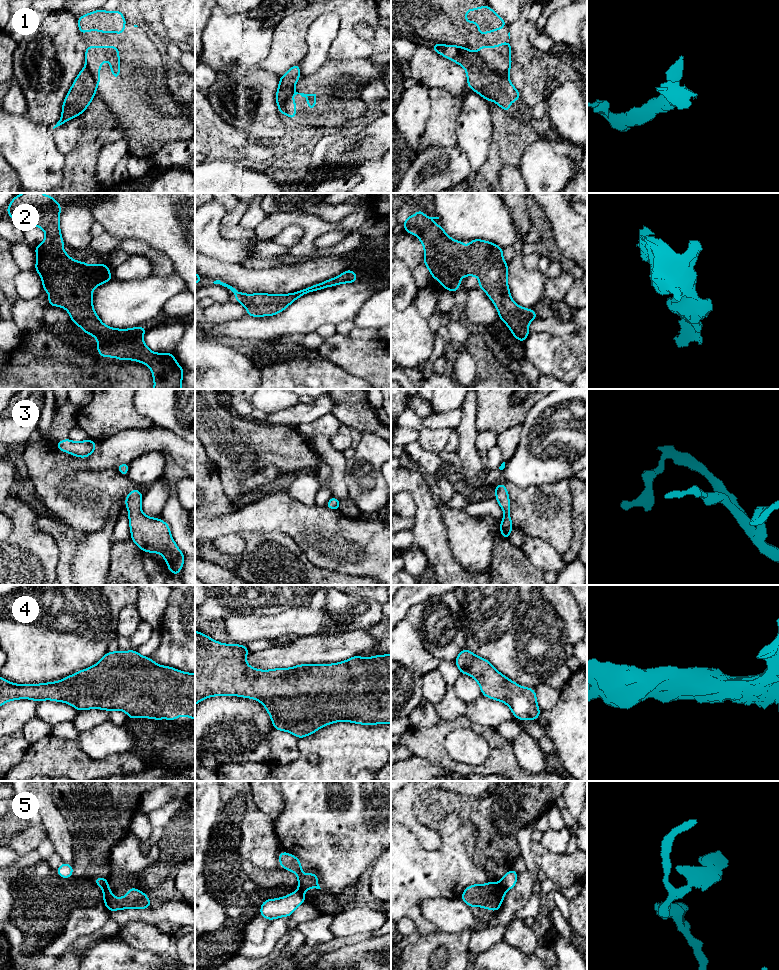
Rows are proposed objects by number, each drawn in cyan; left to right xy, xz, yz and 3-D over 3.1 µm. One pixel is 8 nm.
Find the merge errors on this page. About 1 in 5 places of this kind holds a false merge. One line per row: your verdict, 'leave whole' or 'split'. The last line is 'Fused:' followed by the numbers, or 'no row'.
1: split
2: leave whole
3: leave whole
4: leave whole
5: split
Fused: 1, 5

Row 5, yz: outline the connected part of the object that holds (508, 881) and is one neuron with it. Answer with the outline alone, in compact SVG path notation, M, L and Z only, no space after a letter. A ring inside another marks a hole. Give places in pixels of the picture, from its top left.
M512 868L500 879L500 884L510 890L515 887L518 880L518 873Z

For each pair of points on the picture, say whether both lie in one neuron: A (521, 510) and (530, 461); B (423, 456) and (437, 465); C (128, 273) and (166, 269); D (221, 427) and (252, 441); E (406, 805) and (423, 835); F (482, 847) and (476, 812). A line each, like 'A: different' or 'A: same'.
A: different
B: same
C: different
D: same
E: same
F: same

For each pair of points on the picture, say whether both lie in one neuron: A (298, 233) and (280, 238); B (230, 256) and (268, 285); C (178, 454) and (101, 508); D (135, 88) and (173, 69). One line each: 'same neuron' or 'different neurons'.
A: same neuron
B: different neurons
C: different neurons
D: different neurons

